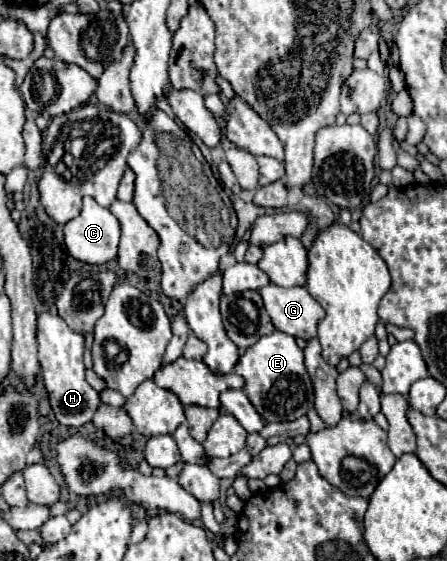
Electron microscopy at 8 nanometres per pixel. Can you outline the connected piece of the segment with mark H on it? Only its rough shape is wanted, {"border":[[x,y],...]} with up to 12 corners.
{"border":[[38,316],[38,360],[60,424],[92,422],[84,376],[84,336]]}

